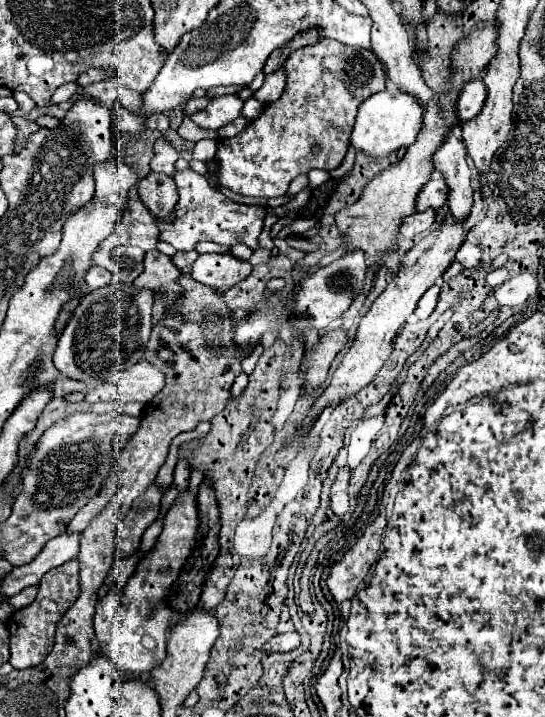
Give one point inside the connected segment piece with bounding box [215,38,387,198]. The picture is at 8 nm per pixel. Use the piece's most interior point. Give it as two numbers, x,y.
324,84

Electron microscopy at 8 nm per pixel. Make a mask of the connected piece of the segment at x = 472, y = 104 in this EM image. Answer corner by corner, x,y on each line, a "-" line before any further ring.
469,80
461,92
459,92
459,98
457,98
457,118
459,122
467,122
469,118
477,116
481,104
485,102
485,84
481,80

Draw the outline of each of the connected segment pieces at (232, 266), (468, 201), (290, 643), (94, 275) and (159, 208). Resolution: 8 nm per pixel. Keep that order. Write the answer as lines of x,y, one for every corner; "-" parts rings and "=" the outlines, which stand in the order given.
201,254
191,266
191,278
211,288
231,288
251,274
253,266
233,254
=
451,130
441,146
433,154
433,168
439,170
447,182
447,206
457,220
457,216
465,216
473,208
473,184
471,184
471,168
467,164
465,144
=
285,632
285,634
275,634
265,646
263,650
267,652
289,652
293,648
297,648
299,642
299,634
297,632
=
93,266
93,268
87,272
85,280
87,280
87,286
89,286
91,290
97,290
97,288
107,286
107,284
111,282
111,276
113,276
113,274
111,274
109,270
99,268
99,266
=
149,172
137,184
137,192
153,216
165,216
165,212
173,212
173,204
177,204
177,186
171,176
161,172

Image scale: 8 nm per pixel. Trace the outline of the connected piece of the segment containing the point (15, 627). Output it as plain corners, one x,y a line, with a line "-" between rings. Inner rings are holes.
77,558
65,562
63,566
49,570
41,578
39,594
33,600
33,604
29,604
21,610
15,610
7,620
7,626
11,630
11,642
9,642
11,658
9,658
9,662
13,664
13,668
33,668
45,660
45,656
51,652
53,642
55,642
53,634
55,634
57,622
75,604
79,594
81,594
81,586
79,586
79,560

